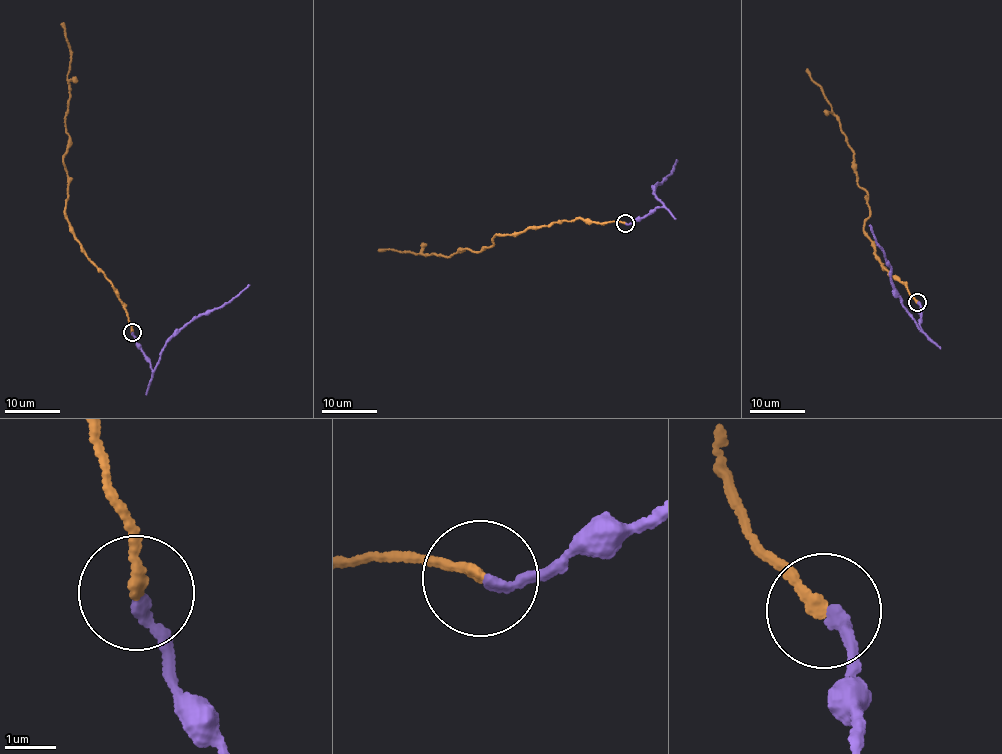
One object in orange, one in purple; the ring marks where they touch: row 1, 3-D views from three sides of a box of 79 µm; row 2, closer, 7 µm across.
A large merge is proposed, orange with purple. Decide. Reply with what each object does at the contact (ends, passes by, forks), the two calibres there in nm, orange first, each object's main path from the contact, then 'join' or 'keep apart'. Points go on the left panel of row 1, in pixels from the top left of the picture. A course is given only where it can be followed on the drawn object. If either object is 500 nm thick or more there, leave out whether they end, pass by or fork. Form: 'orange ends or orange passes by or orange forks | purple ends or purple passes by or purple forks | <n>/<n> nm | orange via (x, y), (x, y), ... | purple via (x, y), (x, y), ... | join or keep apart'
orange ends | purple ends | 200/220 nm | orange via (132, 332), (113, 286), (90, 260), (67, 218), (63, 159), (69, 143), (64, 118), (70, 59), (62, 22) | purple via (132, 332), (153, 370), (165, 343), (200, 315), (208, 313), (250, 285) | join

